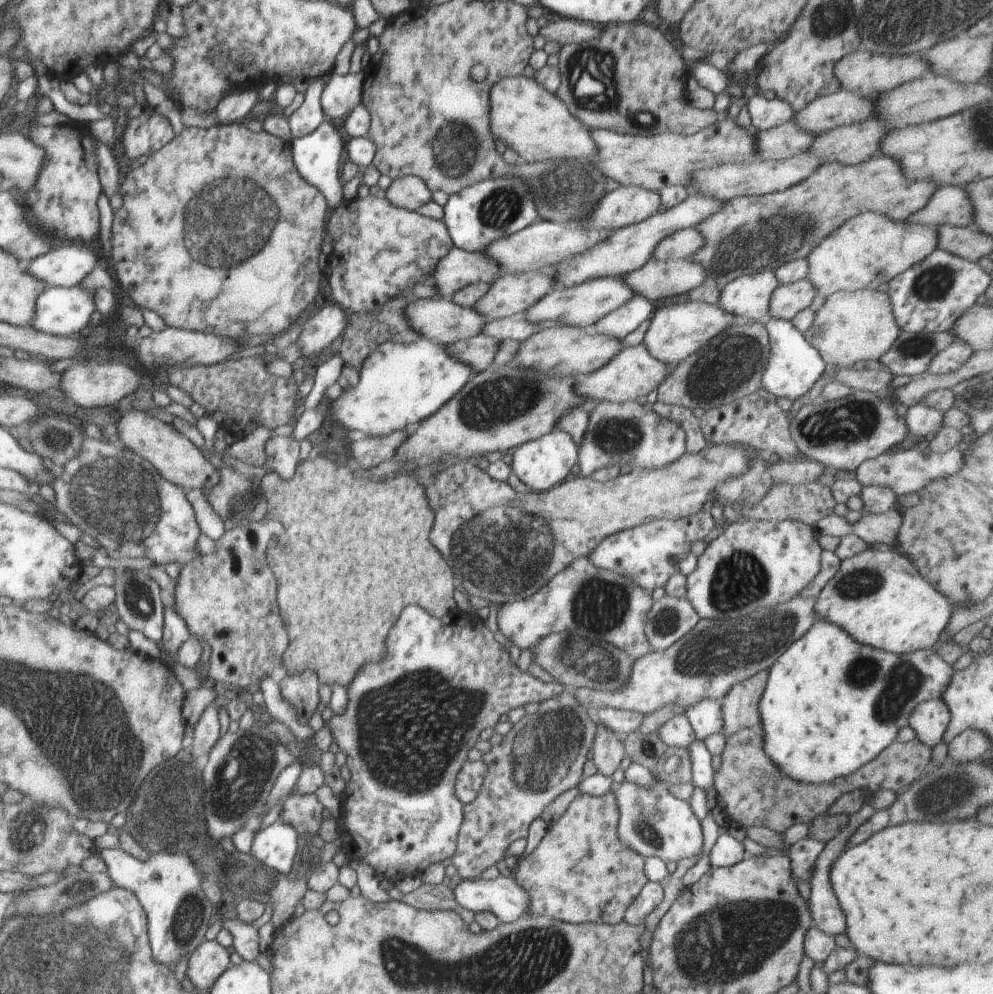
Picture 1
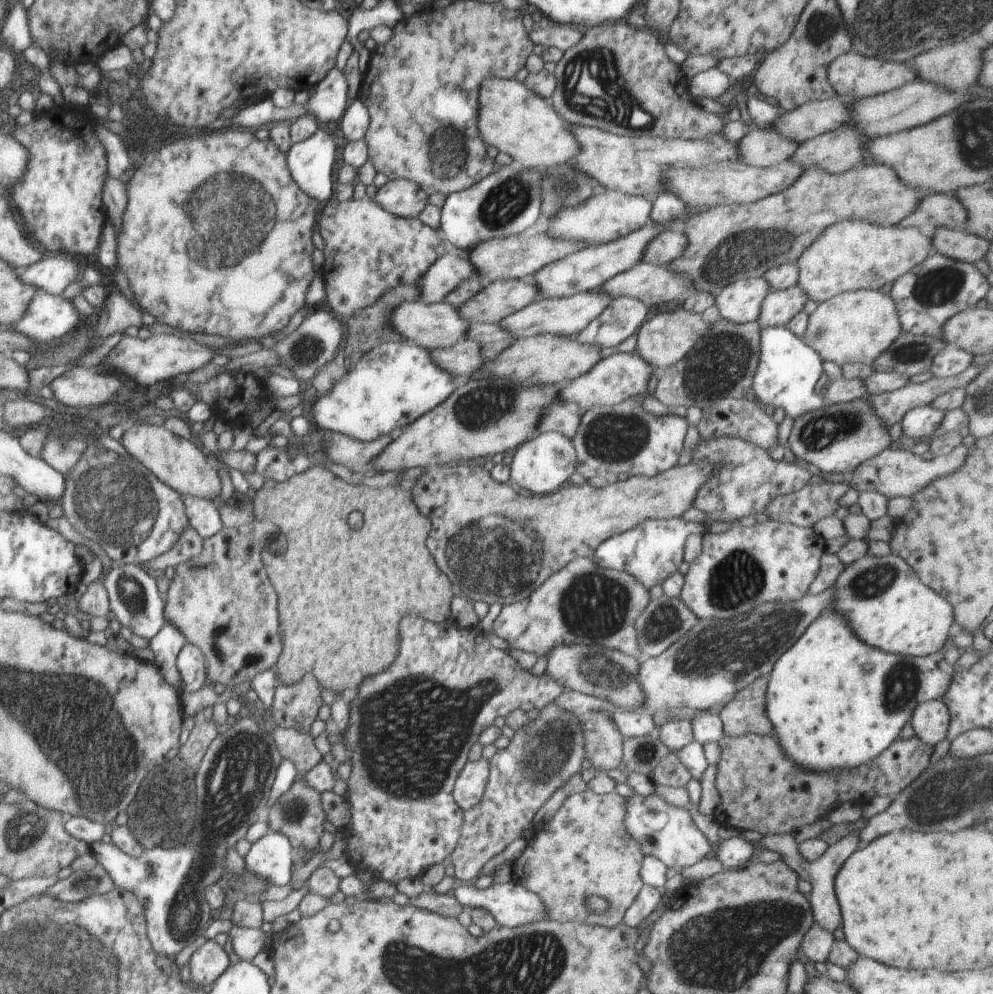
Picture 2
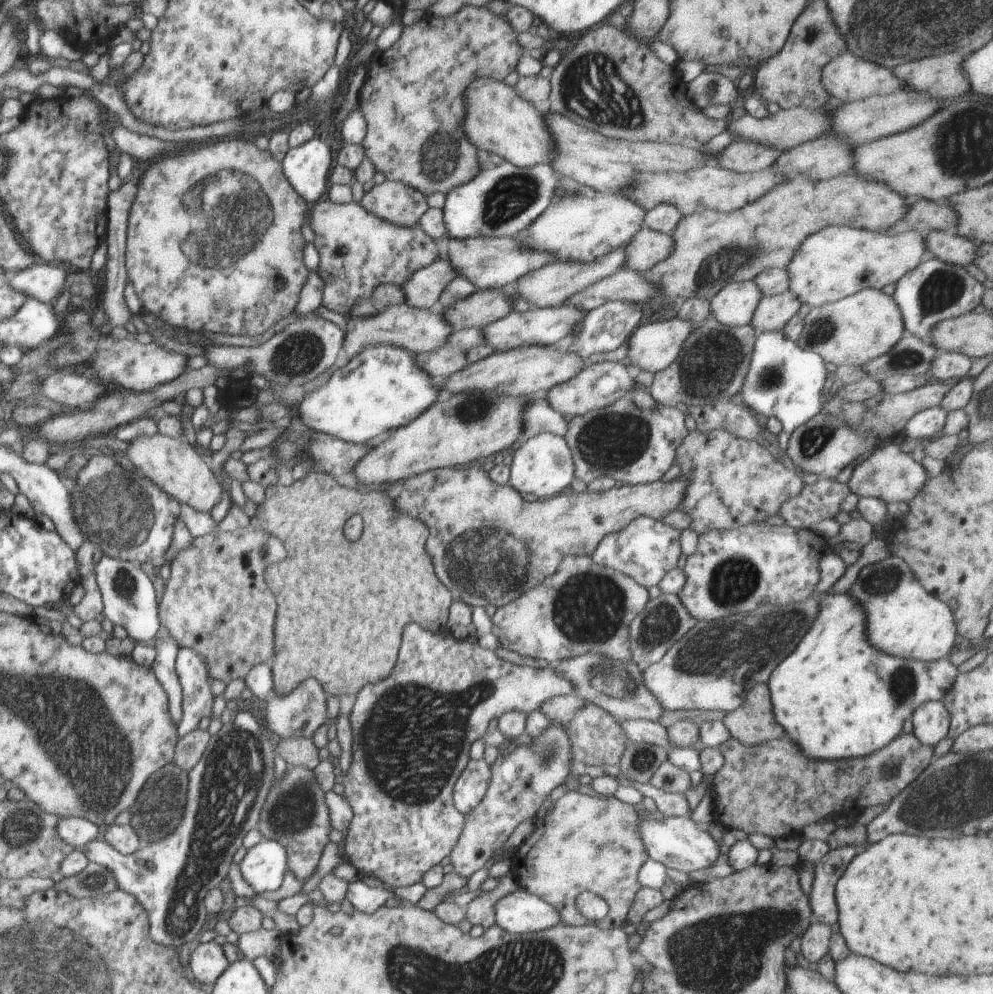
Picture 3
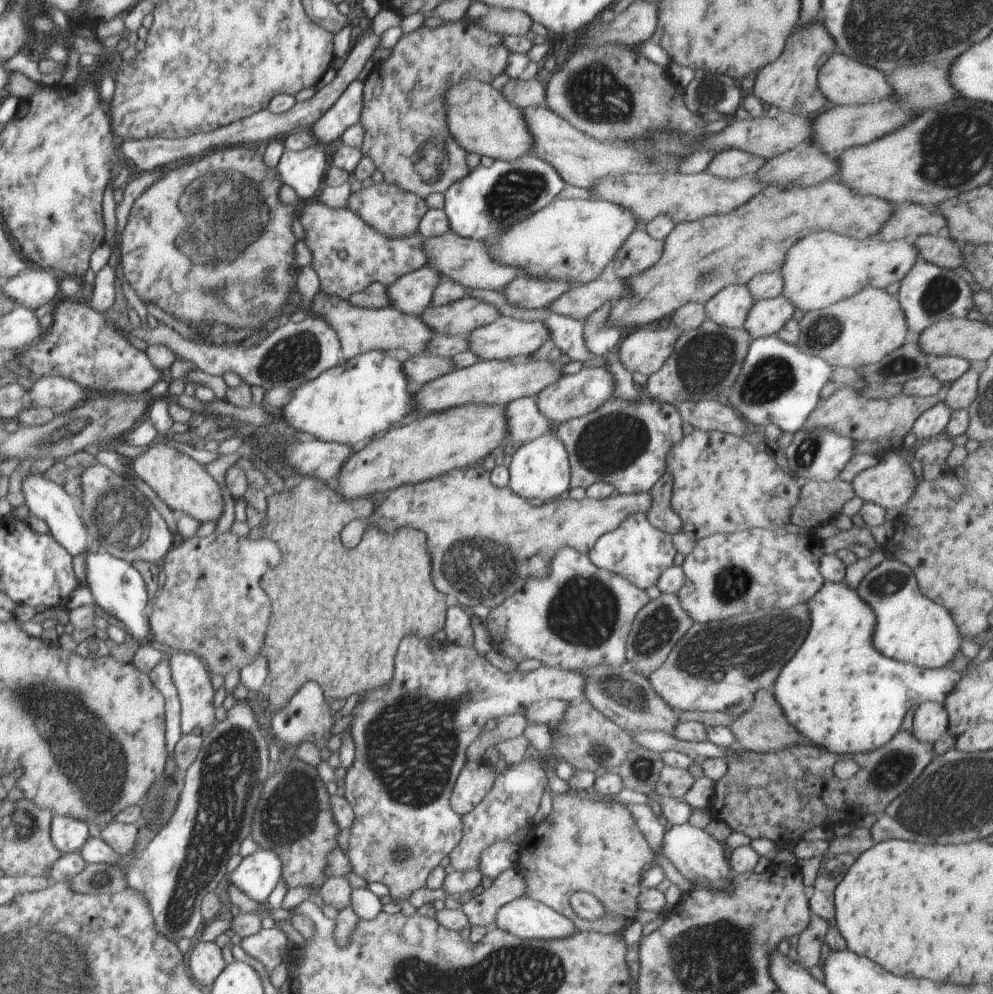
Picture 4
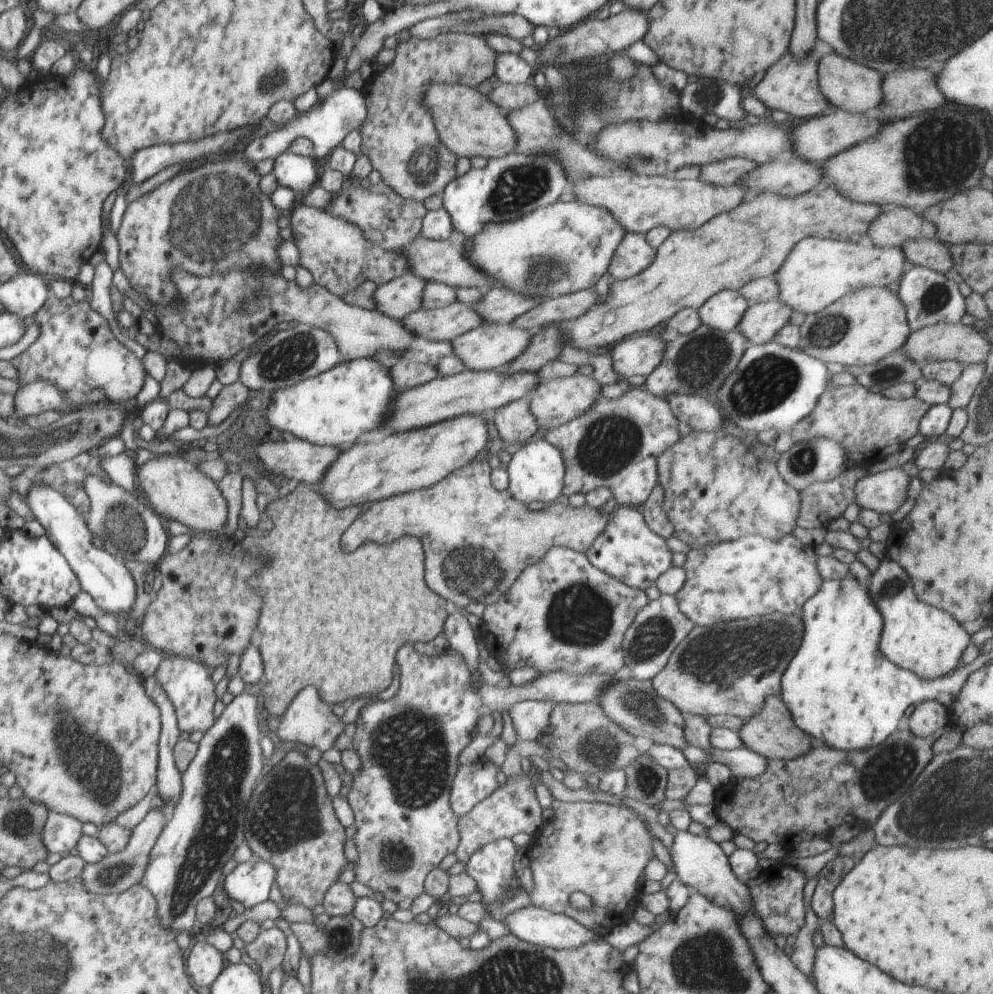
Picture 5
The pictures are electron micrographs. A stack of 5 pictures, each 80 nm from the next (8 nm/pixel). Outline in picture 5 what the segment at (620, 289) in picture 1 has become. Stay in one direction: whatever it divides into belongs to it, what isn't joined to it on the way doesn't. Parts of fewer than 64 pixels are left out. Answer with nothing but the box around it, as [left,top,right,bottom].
[448,323,532,371]

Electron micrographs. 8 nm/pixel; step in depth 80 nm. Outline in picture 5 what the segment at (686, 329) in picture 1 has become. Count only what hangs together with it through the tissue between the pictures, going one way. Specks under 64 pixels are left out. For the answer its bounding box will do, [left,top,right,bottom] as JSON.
[609,332,666,379]

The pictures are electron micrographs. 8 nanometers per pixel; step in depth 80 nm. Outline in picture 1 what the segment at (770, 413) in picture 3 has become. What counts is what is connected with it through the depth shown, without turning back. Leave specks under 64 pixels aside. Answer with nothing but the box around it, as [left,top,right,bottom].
[761,317,826,400]

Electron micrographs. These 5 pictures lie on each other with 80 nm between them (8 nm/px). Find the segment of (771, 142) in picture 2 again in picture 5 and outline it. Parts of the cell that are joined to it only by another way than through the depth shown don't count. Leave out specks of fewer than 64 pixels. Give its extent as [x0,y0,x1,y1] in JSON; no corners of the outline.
[699,157,758,186]

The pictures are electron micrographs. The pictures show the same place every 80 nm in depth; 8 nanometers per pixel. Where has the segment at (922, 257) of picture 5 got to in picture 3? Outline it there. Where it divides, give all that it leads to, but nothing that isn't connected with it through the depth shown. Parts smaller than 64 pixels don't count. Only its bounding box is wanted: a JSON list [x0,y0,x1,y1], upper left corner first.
[924,231,977,267]

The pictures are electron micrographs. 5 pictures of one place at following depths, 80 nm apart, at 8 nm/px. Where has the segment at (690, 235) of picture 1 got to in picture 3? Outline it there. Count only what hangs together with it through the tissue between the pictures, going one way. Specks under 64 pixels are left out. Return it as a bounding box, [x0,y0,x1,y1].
[624,226,675,273]

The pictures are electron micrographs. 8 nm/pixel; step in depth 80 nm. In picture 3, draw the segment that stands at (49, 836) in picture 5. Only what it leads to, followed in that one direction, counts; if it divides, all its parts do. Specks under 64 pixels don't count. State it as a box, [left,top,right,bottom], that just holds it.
[56,817,101,850]

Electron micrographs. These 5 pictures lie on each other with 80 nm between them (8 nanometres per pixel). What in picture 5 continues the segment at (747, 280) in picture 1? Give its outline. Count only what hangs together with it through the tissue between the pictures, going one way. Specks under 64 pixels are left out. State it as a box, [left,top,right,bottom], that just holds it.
[697,291,749,332]

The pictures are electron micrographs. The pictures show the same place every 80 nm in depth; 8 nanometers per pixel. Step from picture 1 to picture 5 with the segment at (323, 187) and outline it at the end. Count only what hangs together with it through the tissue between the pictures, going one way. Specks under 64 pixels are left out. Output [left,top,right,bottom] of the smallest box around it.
[273,149,318,194]

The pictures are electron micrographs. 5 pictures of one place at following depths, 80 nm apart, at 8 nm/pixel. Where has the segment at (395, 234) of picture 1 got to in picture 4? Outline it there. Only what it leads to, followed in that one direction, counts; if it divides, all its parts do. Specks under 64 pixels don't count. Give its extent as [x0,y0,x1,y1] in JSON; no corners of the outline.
[300,202,426,300]

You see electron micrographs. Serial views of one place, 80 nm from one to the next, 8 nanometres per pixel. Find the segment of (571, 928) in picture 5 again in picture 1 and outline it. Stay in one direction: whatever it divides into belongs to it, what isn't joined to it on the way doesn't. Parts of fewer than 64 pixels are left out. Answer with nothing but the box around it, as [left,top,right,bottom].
[454,875,529,924]

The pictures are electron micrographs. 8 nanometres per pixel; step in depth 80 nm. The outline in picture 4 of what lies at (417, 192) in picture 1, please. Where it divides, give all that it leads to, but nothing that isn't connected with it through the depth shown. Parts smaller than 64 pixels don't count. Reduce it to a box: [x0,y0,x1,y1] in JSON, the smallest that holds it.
[345,180,428,239]

